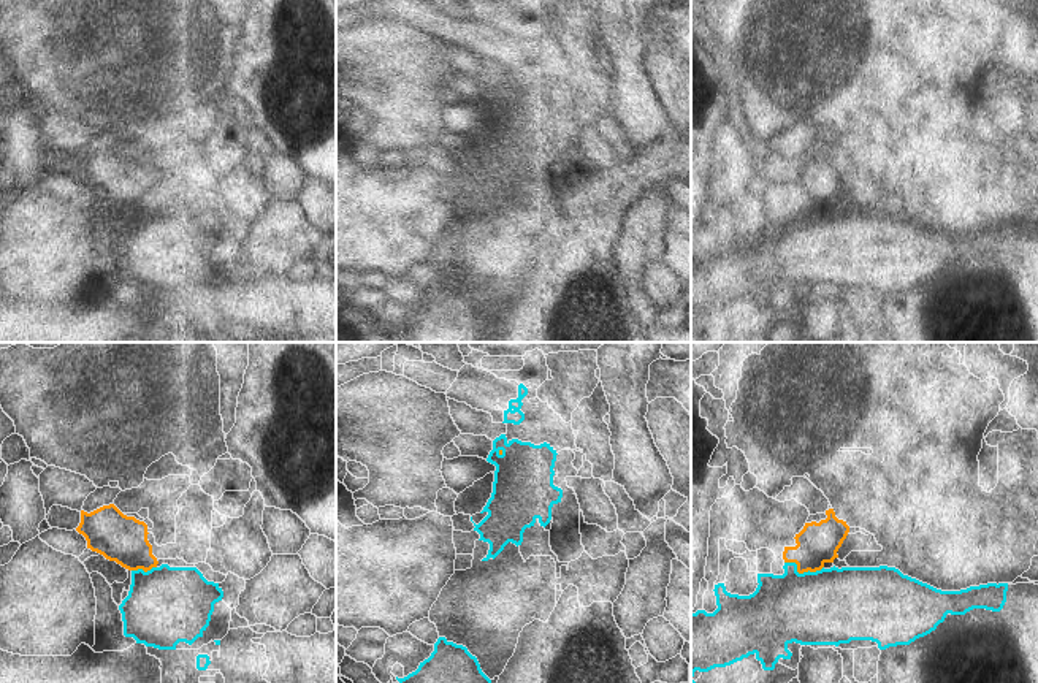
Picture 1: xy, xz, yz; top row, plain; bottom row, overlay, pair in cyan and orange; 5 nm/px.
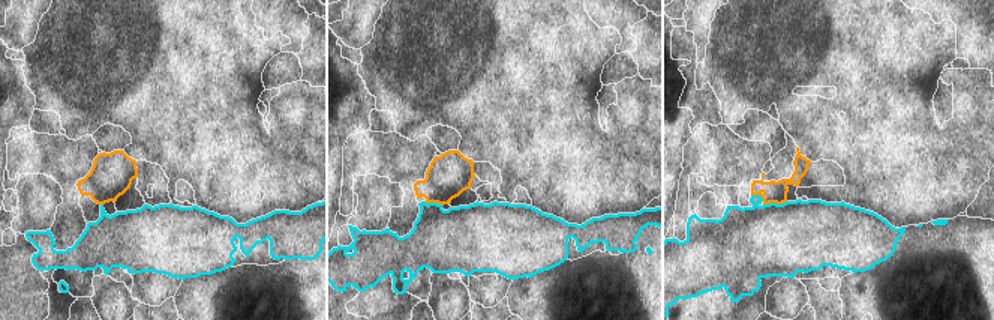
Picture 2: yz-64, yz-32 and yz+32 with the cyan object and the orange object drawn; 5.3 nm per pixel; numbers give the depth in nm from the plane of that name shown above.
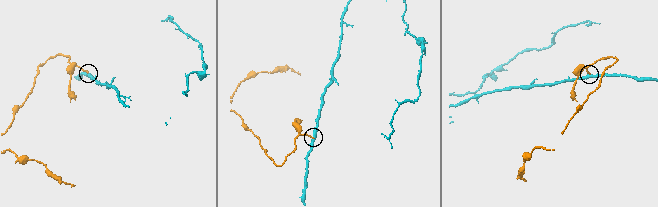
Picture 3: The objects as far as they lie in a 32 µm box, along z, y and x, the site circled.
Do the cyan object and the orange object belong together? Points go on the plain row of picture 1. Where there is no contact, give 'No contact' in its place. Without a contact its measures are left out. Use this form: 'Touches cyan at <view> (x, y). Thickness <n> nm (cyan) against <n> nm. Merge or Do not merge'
Touches cyan at yz (804, 217). Thickness 380 nm (cyan) against 200 nm. Do not merge

